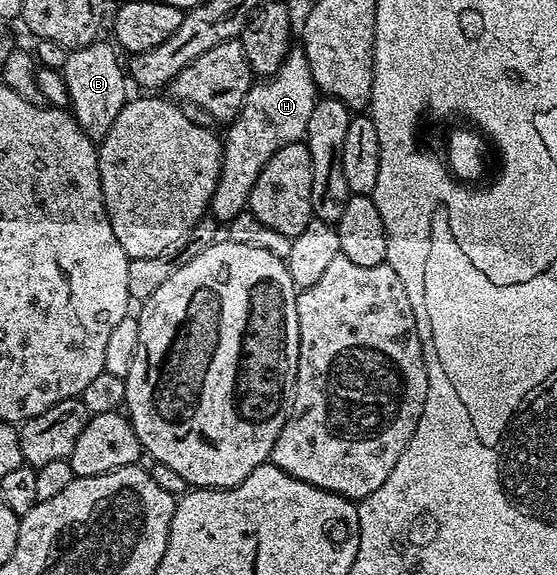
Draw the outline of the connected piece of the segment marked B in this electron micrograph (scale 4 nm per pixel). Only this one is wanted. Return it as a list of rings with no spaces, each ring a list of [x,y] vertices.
[[[97,38],[93,44],[69,51],[62,69],[68,91],[68,108],[78,126],[93,142],[103,140],[110,126],[114,126],[114,118],[122,114],[125,104],[130,99],[126,68],[125,65],[124,68],[120,65],[121,53],[115,43],[105,40]]]

